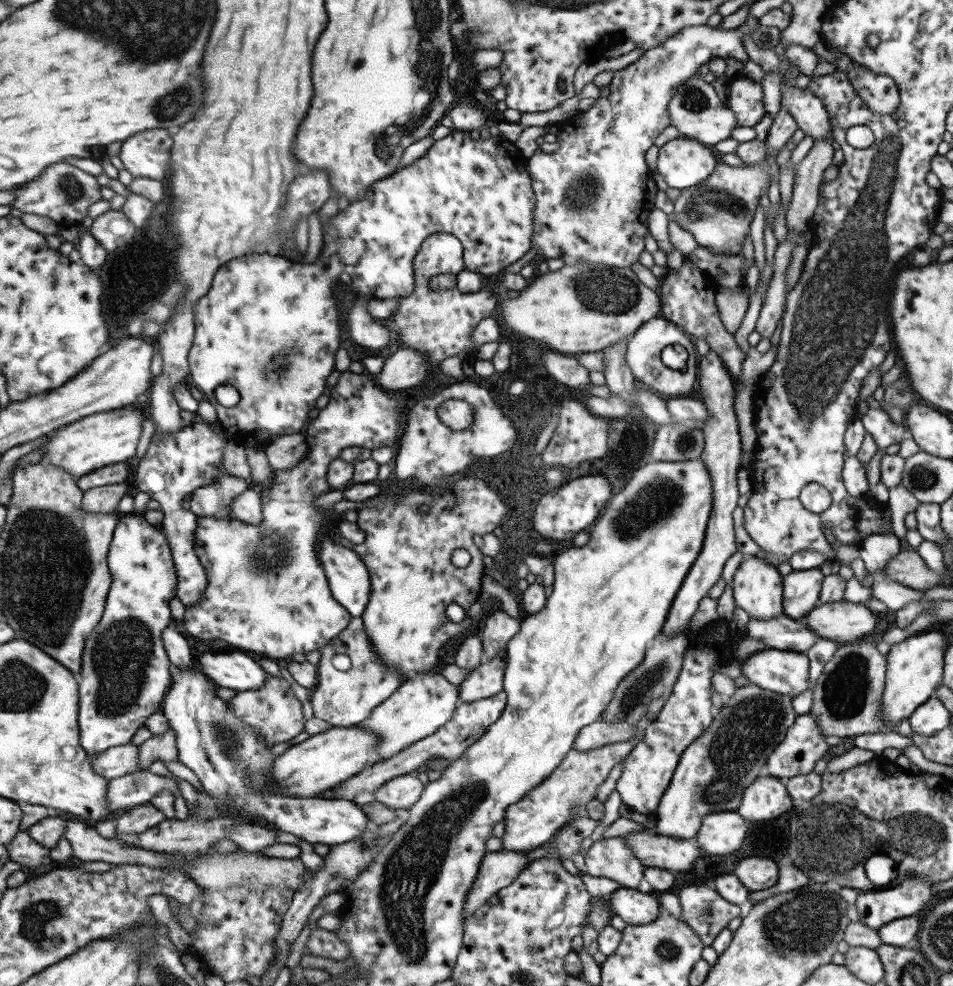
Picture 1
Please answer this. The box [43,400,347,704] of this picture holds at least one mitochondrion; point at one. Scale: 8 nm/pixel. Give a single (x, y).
(272, 550)

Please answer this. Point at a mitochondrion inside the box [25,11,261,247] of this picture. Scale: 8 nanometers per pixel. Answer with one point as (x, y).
(171, 105)

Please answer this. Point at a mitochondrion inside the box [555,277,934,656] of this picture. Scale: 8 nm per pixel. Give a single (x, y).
(658, 499)

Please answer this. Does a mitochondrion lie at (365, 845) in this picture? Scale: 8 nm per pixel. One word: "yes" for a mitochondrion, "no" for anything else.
yes

